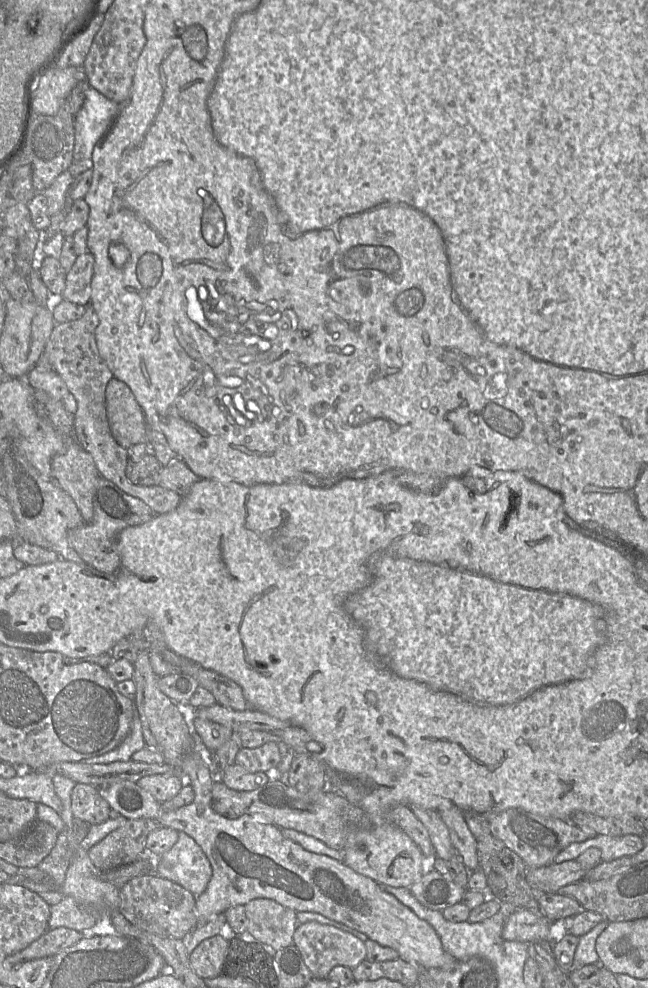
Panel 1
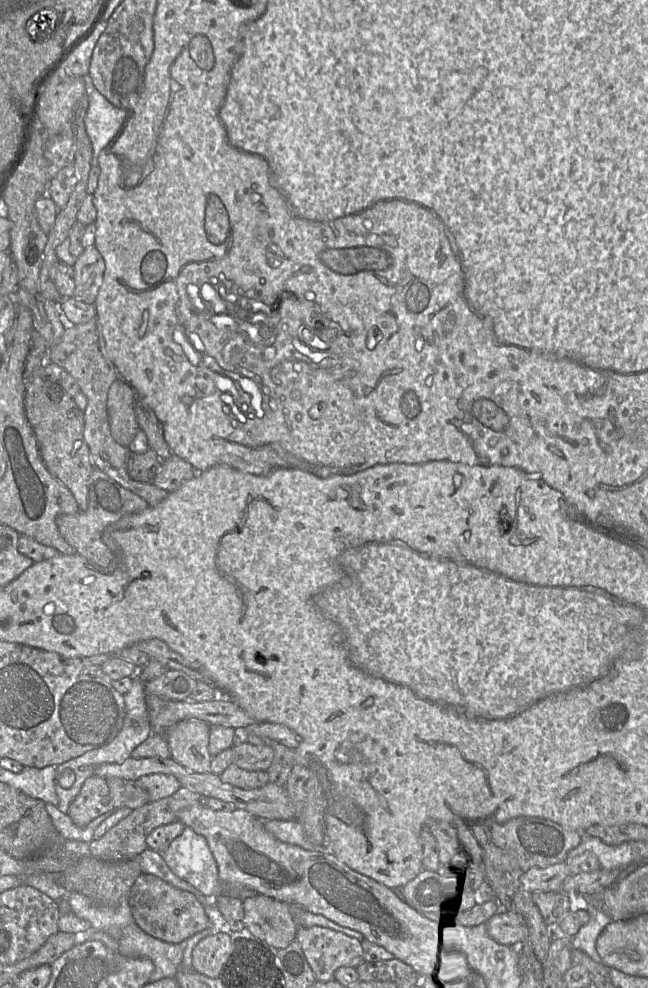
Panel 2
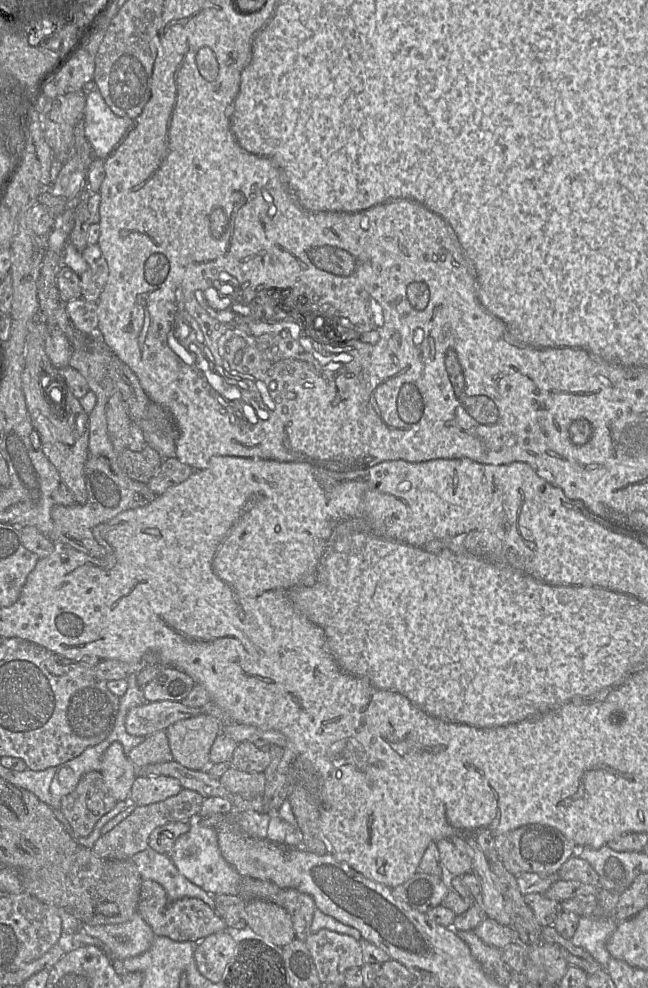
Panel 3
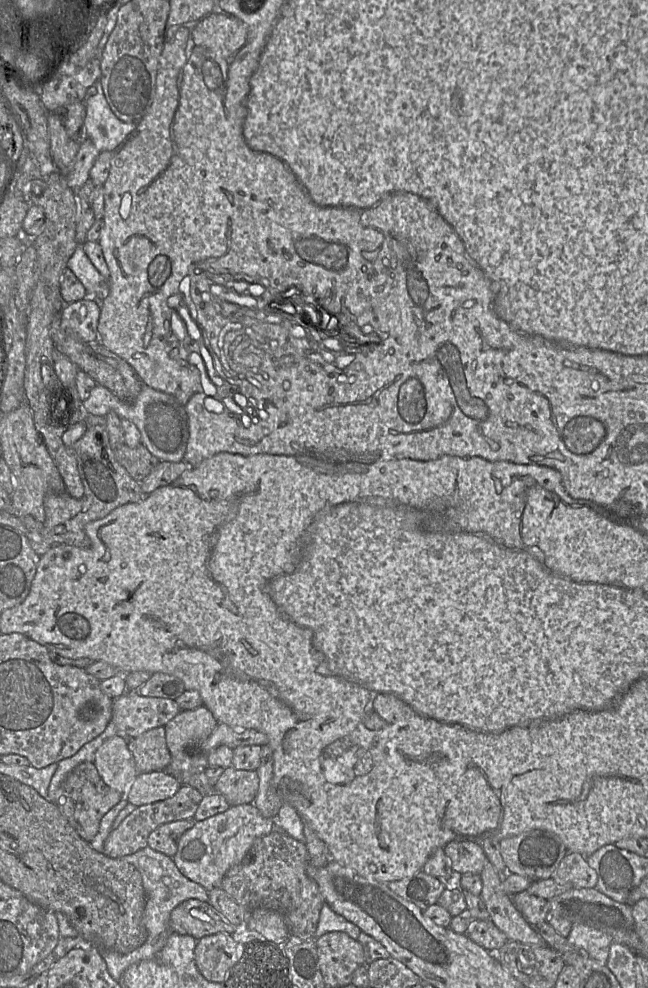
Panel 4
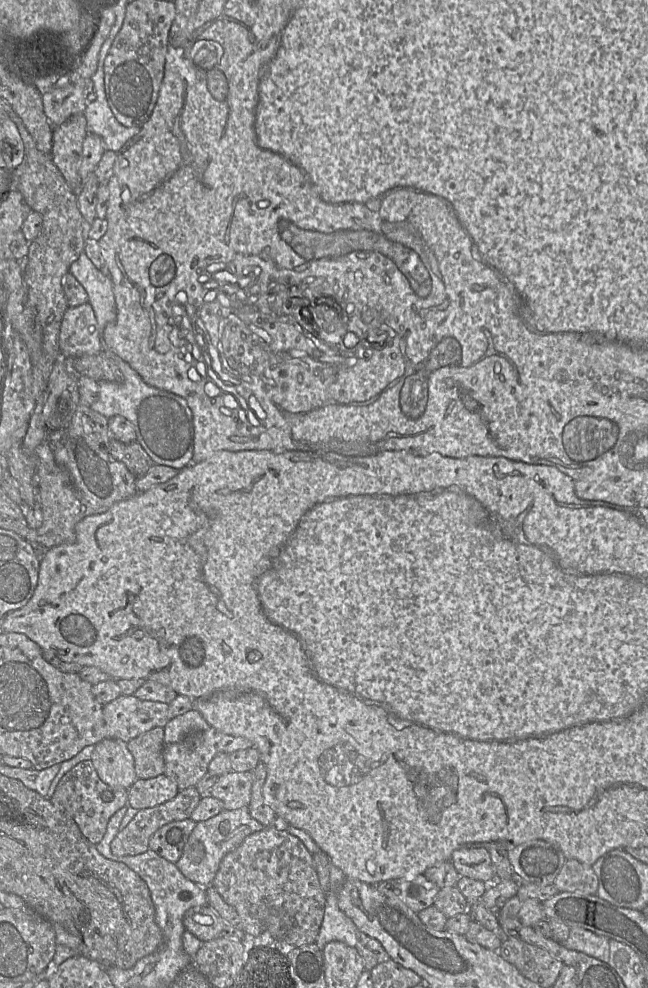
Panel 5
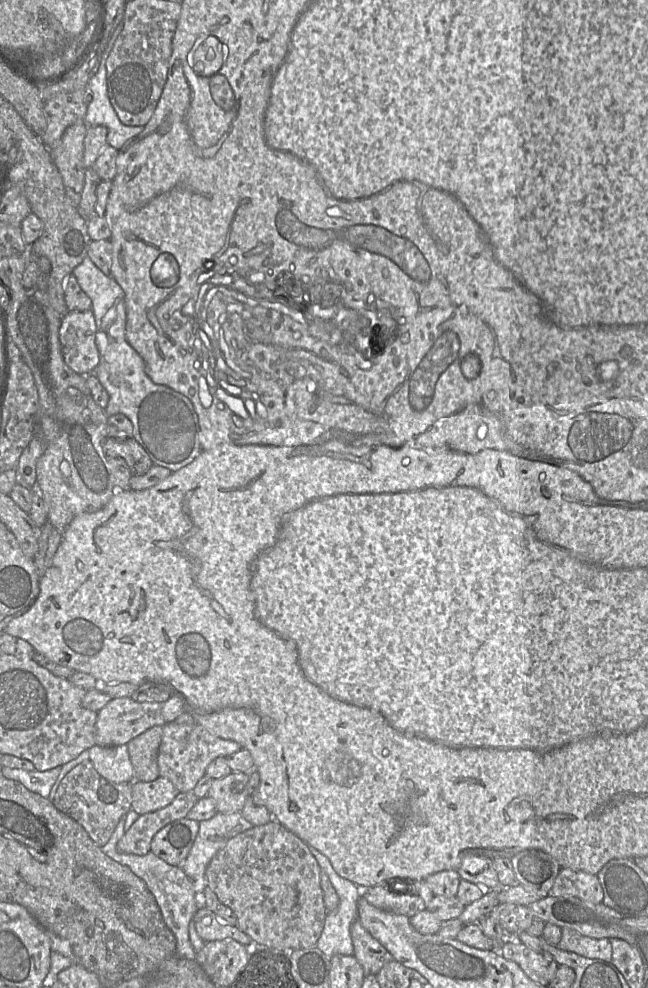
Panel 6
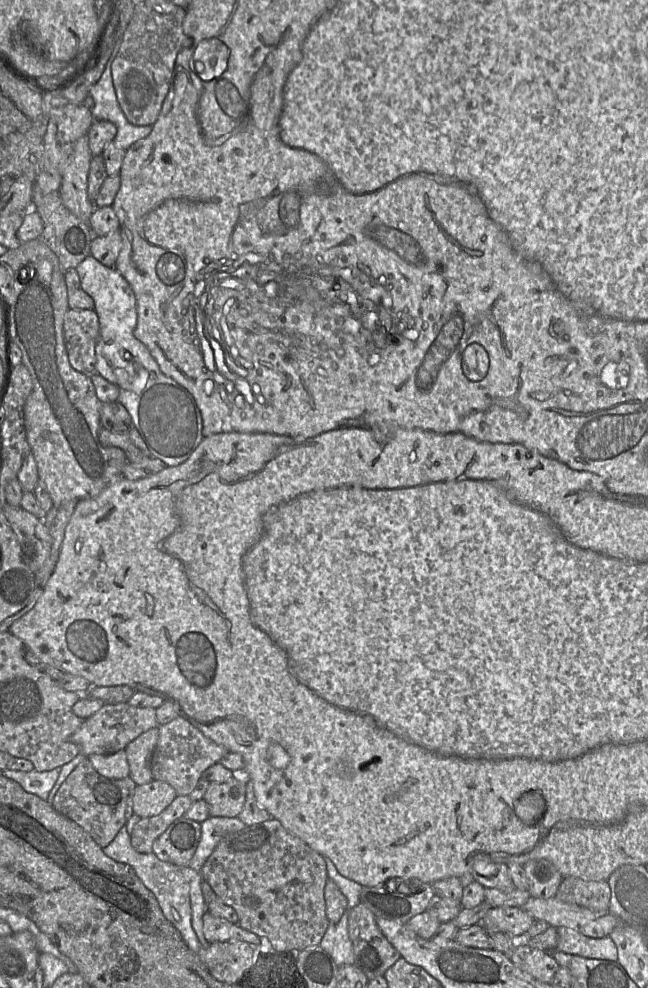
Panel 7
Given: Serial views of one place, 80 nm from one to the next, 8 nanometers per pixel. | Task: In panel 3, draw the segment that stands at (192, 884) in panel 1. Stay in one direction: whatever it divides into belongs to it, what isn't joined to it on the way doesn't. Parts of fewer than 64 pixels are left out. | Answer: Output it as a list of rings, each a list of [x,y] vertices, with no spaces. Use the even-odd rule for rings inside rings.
[[[200,818],[193,820],[189,831],[175,841],[168,855],[183,876],[212,896],[221,894],[240,896],[243,876],[222,856],[216,829],[203,825]]]

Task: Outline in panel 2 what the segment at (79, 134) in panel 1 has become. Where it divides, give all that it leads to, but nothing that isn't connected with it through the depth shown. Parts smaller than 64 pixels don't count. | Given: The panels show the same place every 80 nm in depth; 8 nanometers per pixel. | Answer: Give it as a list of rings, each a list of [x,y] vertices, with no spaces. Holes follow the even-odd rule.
[[[85,77],[88,109],[85,115],[85,129],[91,141],[93,156],[92,165],[97,164],[100,152],[123,128],[129,111],[115,107]]]

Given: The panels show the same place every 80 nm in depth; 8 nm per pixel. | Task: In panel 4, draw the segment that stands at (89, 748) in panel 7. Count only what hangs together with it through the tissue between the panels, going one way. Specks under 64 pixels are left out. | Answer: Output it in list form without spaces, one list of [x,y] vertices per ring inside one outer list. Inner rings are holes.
[[[126,692],[114,699],[111,721],[118,736],[129,740],[154,728],[165,727],[180,712],[175,700]]]

